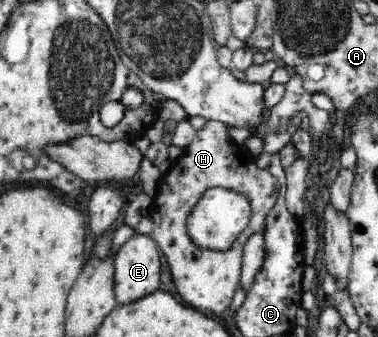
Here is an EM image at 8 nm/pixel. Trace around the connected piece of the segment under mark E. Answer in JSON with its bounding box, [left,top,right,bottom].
[115,233,161,304]

